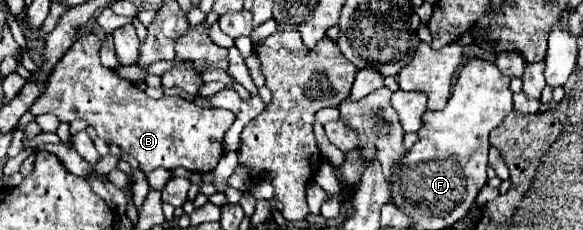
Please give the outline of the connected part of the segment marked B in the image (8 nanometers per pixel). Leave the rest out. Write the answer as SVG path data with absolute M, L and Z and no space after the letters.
M96 33L82 35L56 63L44 93L30 105L32 115L52 113L60 123L84 119L106 143L118 145L132 155L144 173L158 167L168 171L186 167L192 173L210 173L224 153L222 139L234 123L234 113L226 109L202 109L178 95L150 99L130 79L122 79L114 69L100 63L100 39Z

